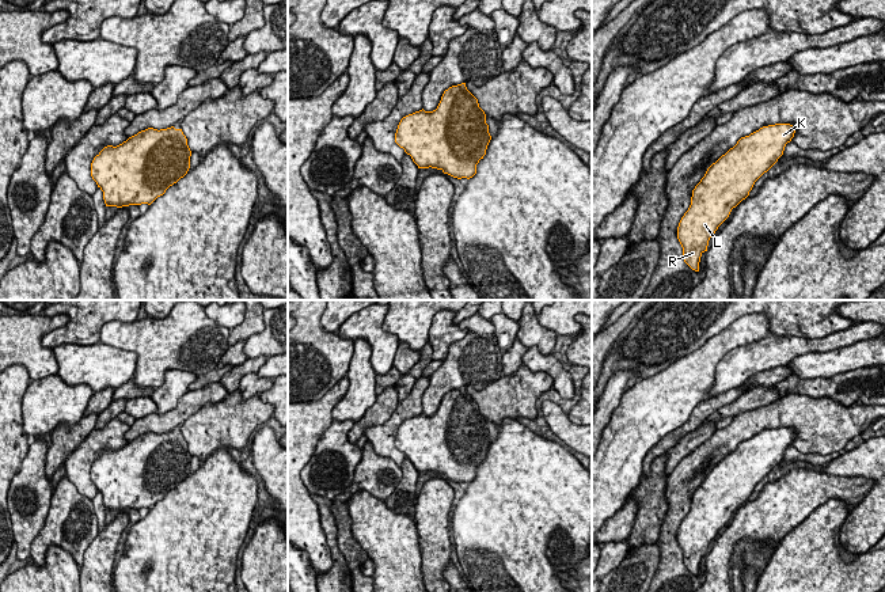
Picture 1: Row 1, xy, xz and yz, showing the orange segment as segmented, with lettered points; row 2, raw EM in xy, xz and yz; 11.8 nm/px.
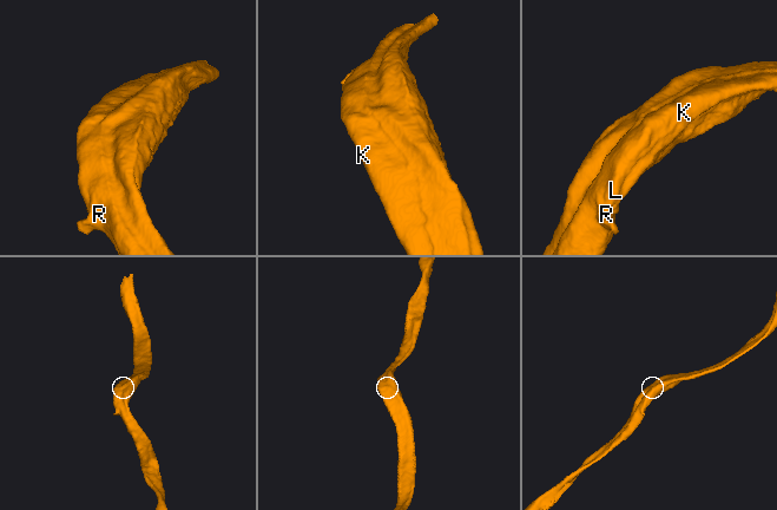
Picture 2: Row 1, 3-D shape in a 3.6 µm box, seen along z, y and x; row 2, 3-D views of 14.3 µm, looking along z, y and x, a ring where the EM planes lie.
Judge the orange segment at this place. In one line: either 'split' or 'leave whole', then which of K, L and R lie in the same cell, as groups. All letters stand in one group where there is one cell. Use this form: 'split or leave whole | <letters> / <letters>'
leave whole | K L R

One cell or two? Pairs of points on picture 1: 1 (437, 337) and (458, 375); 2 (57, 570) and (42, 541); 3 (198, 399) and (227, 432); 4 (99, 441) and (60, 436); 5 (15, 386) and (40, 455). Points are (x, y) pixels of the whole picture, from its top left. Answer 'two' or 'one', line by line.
1: two
2: two
3: two
4: two
5: two

